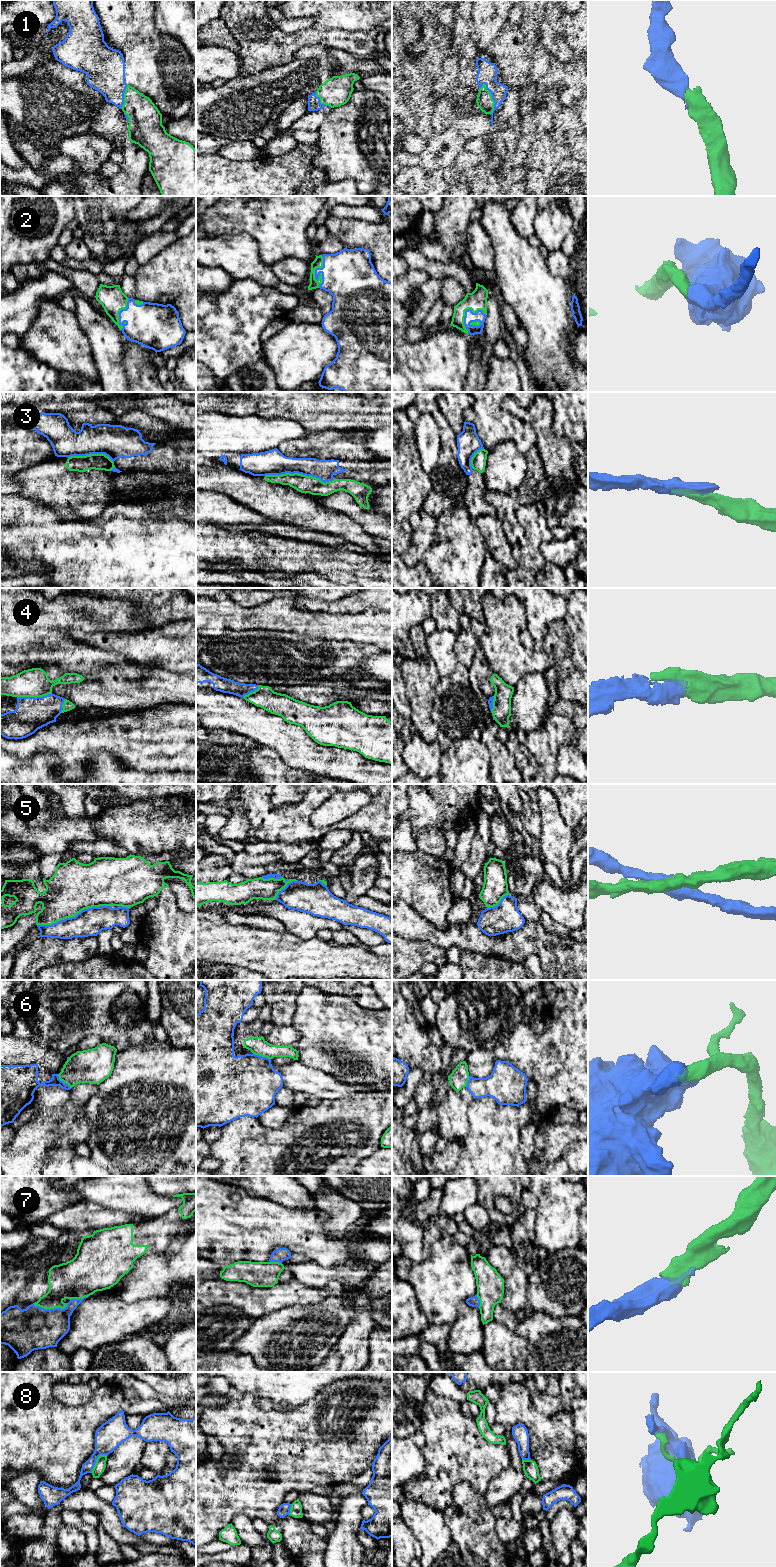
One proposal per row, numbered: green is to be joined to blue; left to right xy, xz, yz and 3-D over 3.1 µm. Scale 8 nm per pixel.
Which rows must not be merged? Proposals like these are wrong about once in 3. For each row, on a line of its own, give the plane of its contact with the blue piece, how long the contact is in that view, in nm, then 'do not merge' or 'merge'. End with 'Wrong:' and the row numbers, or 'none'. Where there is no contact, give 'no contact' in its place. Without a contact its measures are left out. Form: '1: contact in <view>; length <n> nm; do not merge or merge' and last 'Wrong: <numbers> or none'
1: contact in yz; length 260 nm; merge
2: contact in xz; length 260 nm; merge
3: contact in xz; length 550 nm; do not merge
4: contact in xy; length 280 nm; merge
5: contact in xy; length 600 nm; do not merge
6: contact in xz; length 150 nm; do not merge
7: contact in xy; length 280 nm; merge
8: contact in xy; length 200 nm; do not merge
Wrong: 3, 5, 6, 8

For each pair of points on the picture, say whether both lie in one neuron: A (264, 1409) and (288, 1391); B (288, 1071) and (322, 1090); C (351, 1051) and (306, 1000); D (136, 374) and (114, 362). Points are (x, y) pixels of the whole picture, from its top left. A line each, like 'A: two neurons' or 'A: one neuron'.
A: two neurons
B: one neuron
C: one neuron
D: two neurons

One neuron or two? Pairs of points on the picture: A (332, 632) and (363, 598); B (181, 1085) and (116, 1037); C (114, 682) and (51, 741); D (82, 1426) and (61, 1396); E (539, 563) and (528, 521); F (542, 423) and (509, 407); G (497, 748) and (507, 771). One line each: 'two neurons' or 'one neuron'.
A: two neurons
B: two neurons
C: two neurons
D: two neurons
E: one neuron
F: one neuron
G: one neuron

